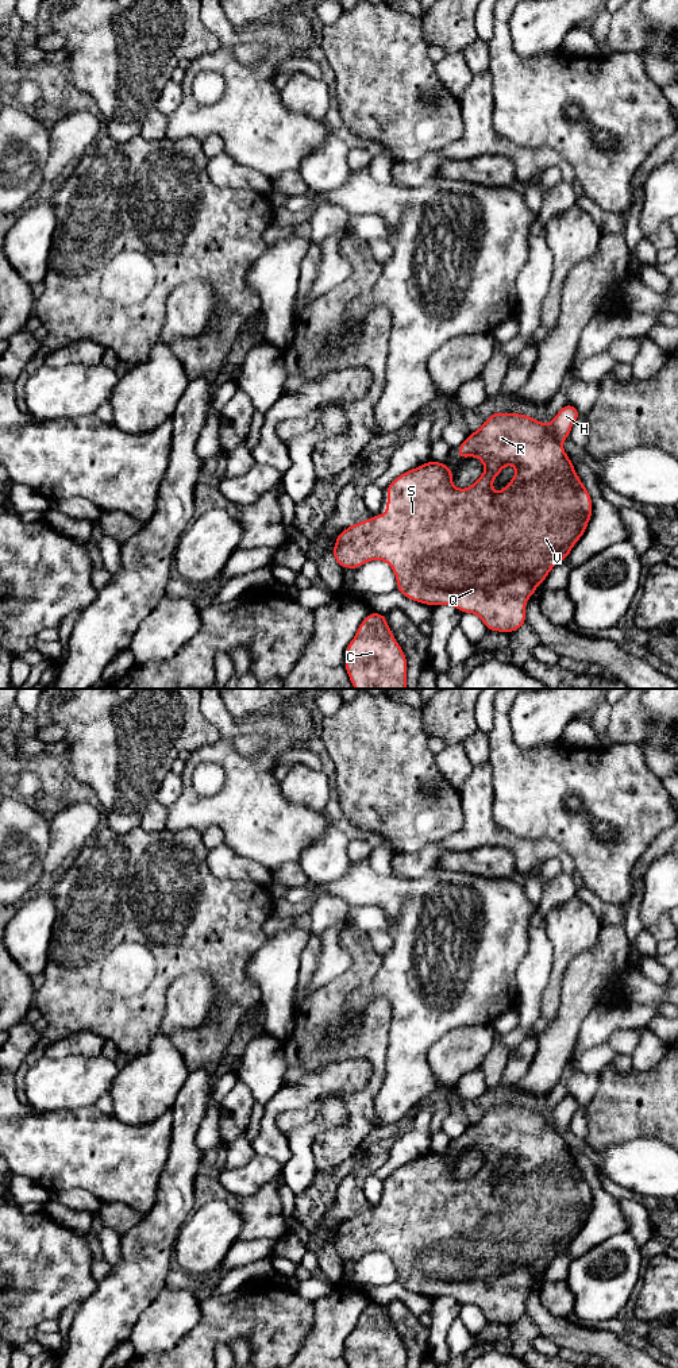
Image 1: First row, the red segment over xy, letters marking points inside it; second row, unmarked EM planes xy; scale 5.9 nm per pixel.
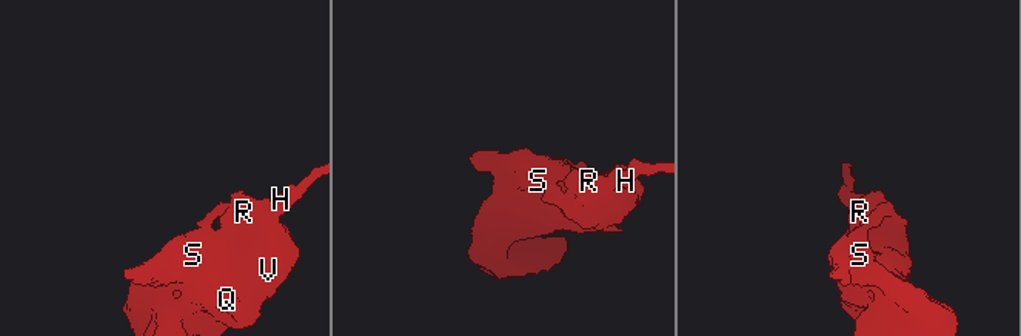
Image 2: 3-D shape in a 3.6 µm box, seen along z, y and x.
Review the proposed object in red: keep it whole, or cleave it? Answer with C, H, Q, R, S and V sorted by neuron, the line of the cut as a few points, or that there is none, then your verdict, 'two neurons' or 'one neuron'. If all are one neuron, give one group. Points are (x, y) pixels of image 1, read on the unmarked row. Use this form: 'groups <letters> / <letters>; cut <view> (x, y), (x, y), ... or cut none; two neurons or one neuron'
groups C Q R S V / H; cut xy (549, 1117), (561, 1133); two neurons

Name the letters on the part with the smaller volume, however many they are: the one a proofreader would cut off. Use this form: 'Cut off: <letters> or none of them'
Cut off: C, Q, R, S, V

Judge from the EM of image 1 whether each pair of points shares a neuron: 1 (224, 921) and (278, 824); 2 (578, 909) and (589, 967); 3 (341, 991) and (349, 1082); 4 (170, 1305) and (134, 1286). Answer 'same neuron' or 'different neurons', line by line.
1: different neurons
2: different neurons
3: different neurons
4: different neurons

